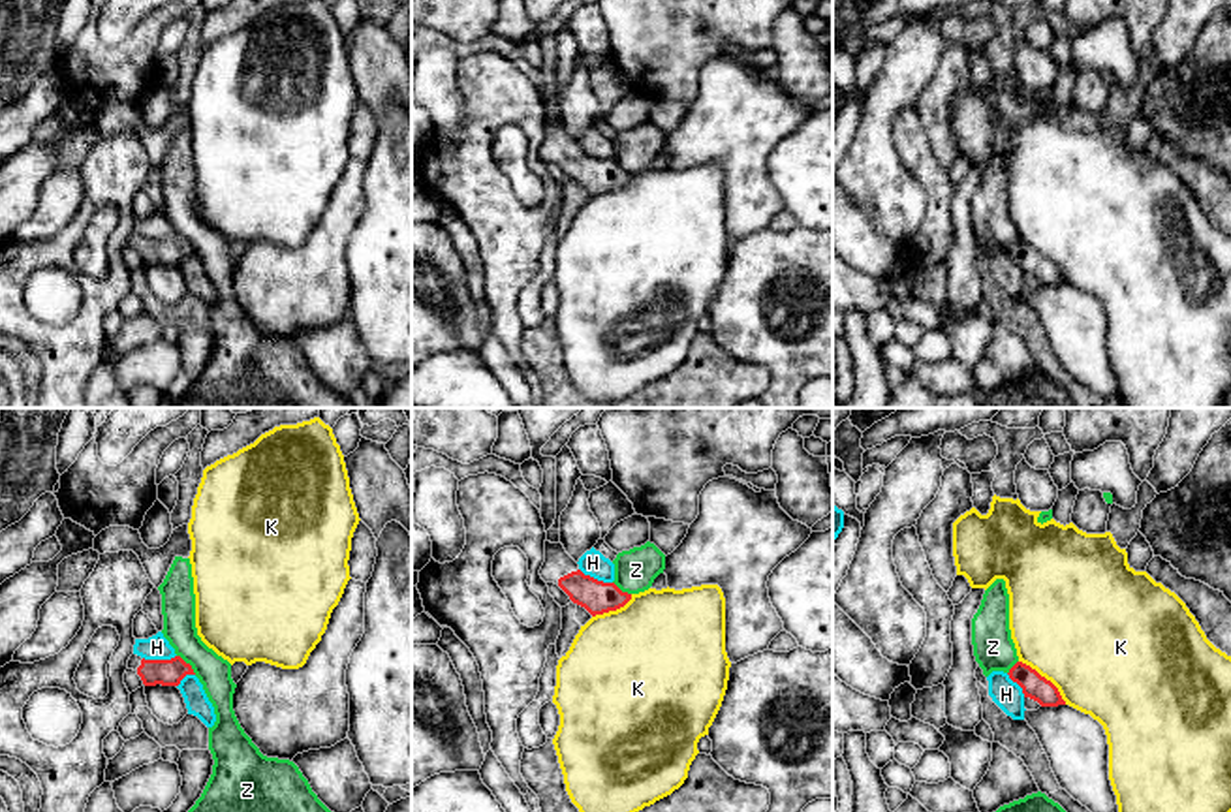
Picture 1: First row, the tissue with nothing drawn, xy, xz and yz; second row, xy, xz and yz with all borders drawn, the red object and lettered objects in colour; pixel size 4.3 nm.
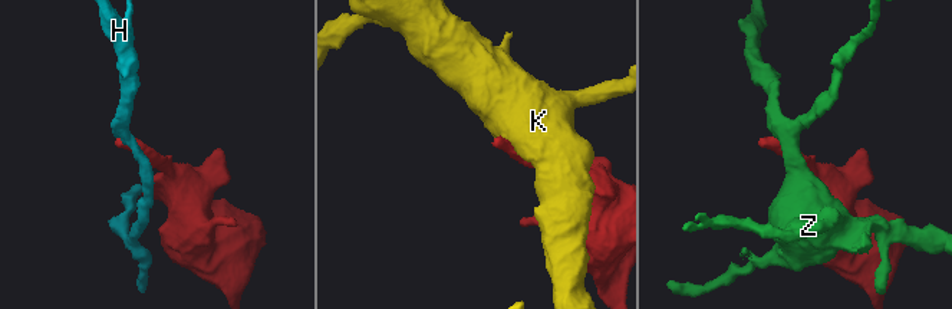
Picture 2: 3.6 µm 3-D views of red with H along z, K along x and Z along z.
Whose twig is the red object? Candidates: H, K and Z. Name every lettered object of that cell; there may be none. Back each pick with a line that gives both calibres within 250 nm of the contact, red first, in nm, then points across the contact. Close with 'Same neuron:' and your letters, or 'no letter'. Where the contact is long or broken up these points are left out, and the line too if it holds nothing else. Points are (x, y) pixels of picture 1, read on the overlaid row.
Same neuron: no letter

